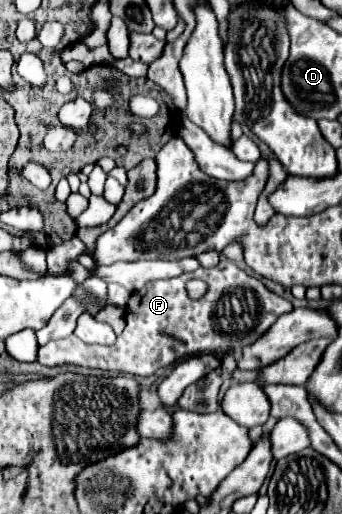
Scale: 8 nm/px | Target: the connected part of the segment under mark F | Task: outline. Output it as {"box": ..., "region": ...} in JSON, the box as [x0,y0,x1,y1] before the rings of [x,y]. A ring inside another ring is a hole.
{"box":[37,258,293,376],"region":[[[223,258],[215,268],[201,268],[177,278],[149,282],[139,292],[131,294],[125,308],[127,326],[113,346],[87,346],[73,335],[41,346],[37,362],[49,368],[79,366],[89,370],[151,376],[155,370],[175,362],[175,358],[191,354],[221,354],[227,350],[237,352],[241,346],[253,344],[281,314],[285,314],[285,304],[287,312],[293,310],[289,300],[285,302],[285,298],[271,292],[259,278]],[[193,278],[201,278],[207,284],[207,292],[199,300],[193,300],[187,294],[187,282]]]}

